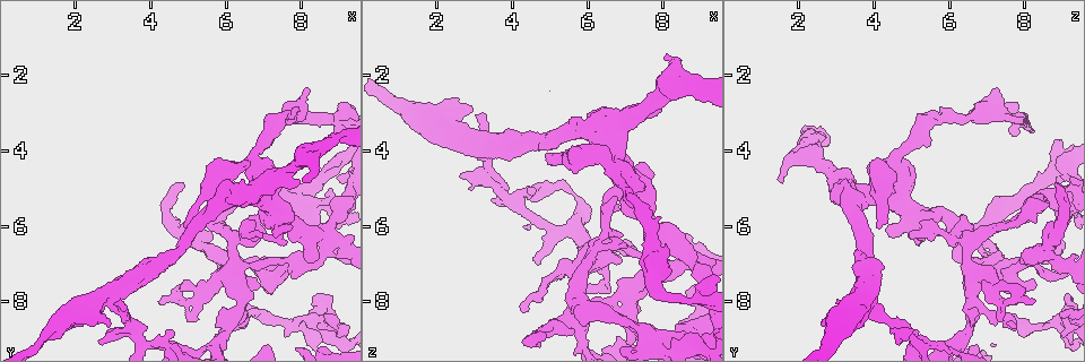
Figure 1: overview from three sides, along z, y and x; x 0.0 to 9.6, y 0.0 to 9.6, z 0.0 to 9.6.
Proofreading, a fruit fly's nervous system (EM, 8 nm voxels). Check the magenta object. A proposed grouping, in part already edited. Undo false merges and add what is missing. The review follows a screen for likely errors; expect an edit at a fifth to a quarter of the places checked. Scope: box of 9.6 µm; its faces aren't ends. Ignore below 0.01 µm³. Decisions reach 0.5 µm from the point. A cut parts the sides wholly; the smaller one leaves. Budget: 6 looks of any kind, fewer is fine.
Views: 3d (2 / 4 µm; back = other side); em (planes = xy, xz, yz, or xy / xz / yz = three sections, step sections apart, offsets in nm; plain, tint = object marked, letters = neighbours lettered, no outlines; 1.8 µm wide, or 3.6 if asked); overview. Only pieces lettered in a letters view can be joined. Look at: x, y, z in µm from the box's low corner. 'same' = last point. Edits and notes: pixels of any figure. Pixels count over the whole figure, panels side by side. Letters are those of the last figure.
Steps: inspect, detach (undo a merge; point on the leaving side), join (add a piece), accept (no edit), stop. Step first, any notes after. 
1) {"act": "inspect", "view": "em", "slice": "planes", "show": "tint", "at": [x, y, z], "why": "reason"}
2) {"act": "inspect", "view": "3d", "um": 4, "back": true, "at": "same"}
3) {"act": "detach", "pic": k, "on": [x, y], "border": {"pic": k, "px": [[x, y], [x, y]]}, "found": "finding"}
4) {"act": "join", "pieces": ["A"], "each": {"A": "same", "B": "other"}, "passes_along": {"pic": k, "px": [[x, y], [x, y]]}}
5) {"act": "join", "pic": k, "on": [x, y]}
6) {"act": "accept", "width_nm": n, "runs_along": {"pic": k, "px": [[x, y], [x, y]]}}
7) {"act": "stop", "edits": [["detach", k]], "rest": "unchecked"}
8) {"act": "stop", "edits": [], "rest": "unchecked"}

{"act": "inspect", "view": "em", "slice": "planes", "show": "tint", "at": [9.00, 3.20, 7.90], "why": "abrupt turn"}

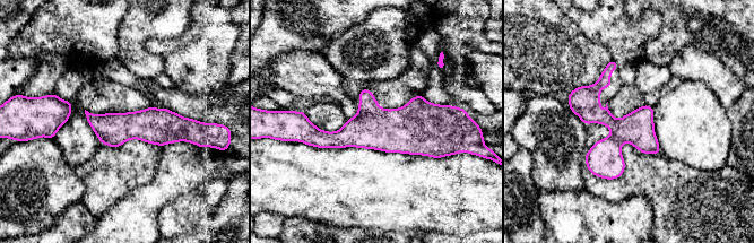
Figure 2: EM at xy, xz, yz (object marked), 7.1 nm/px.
{"act": "inspect", "view": "em", "slice": "planes", "show": "letters", "at": "same", "why": "what lies round it"}

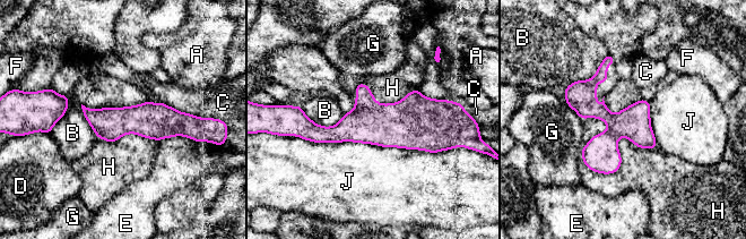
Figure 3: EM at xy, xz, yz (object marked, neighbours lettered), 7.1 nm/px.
{"act": "accept", "each": {"A": "other", "B": "other", "C": "other", "D": "other", "E": "other", "F": "other", "G": "other", "H": "other", "J": "other"}, "found": "all the same neuron"}

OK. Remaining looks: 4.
{"act": "inspect", "view": "em", "slice": "yz", "step": 8, "show": "letters", "at": [7.00, 5.25, 4.45], "why": "four-way junction"}

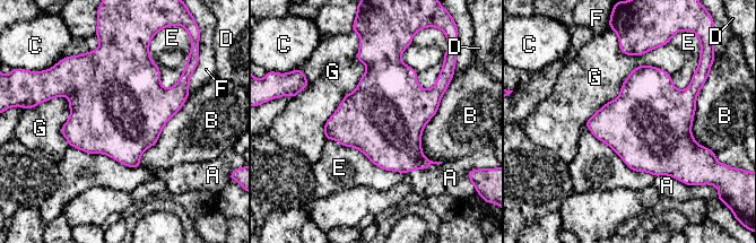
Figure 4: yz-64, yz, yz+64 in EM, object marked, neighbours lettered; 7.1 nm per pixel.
{"act": "accept", "each": {"A": "other", "B": "other", "C": "other", "D": "other", "E": "other", "F": "other", "G": "other"}, "border": {"pic": 4, "px": [[670, 75], [637, 66], [584, 126]]}, "found": "all the same neuron"}

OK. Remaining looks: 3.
{"act": "inspect", "view": "3d", "um": 2, "at": [2.85, 8.70, 2.80], "why": "free end"}

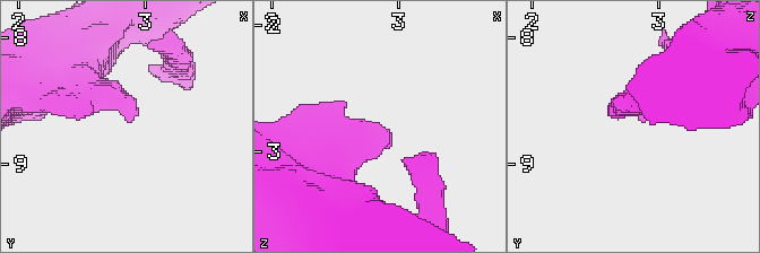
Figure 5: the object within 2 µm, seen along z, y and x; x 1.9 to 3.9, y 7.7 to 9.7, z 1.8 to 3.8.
{"act": "inspect", "view": "em", "slice": "xy", "step": 4, "show": "letters", "at": [2.84, 8.66, 2.84], "why": "shape alone is not enough"}

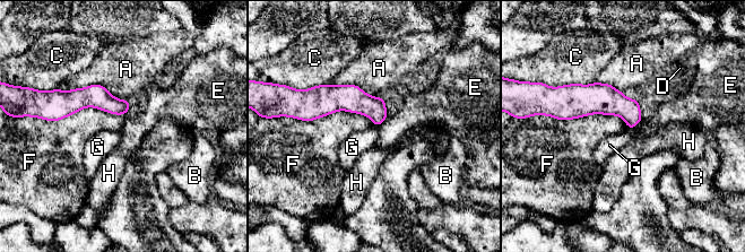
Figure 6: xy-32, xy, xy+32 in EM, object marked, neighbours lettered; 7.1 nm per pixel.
{"act": "inspect", "view": "em", "slice": "planes", "show": "letters", "at": "same"}

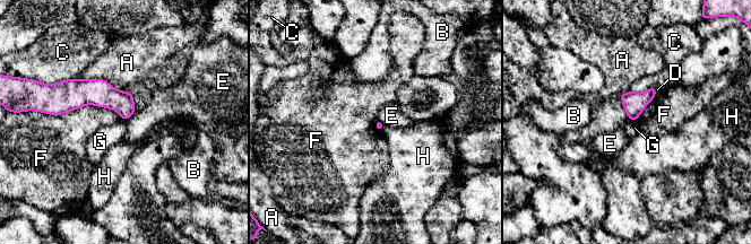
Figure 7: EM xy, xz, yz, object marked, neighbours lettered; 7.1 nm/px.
{"act": "accept", "each": {"A": "other", "B": "other", "C": "other", "D": "other", "E": "other", "F": "other", "G": "other", "H": "other"}, "runs_along": {"pic": 7, "px": [[131, 106], [69, 97], [55, 109]]}, "found": "none of them fits"}

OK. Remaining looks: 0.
{"act": "stop", "edits": [], "rest": "unchecked"}

